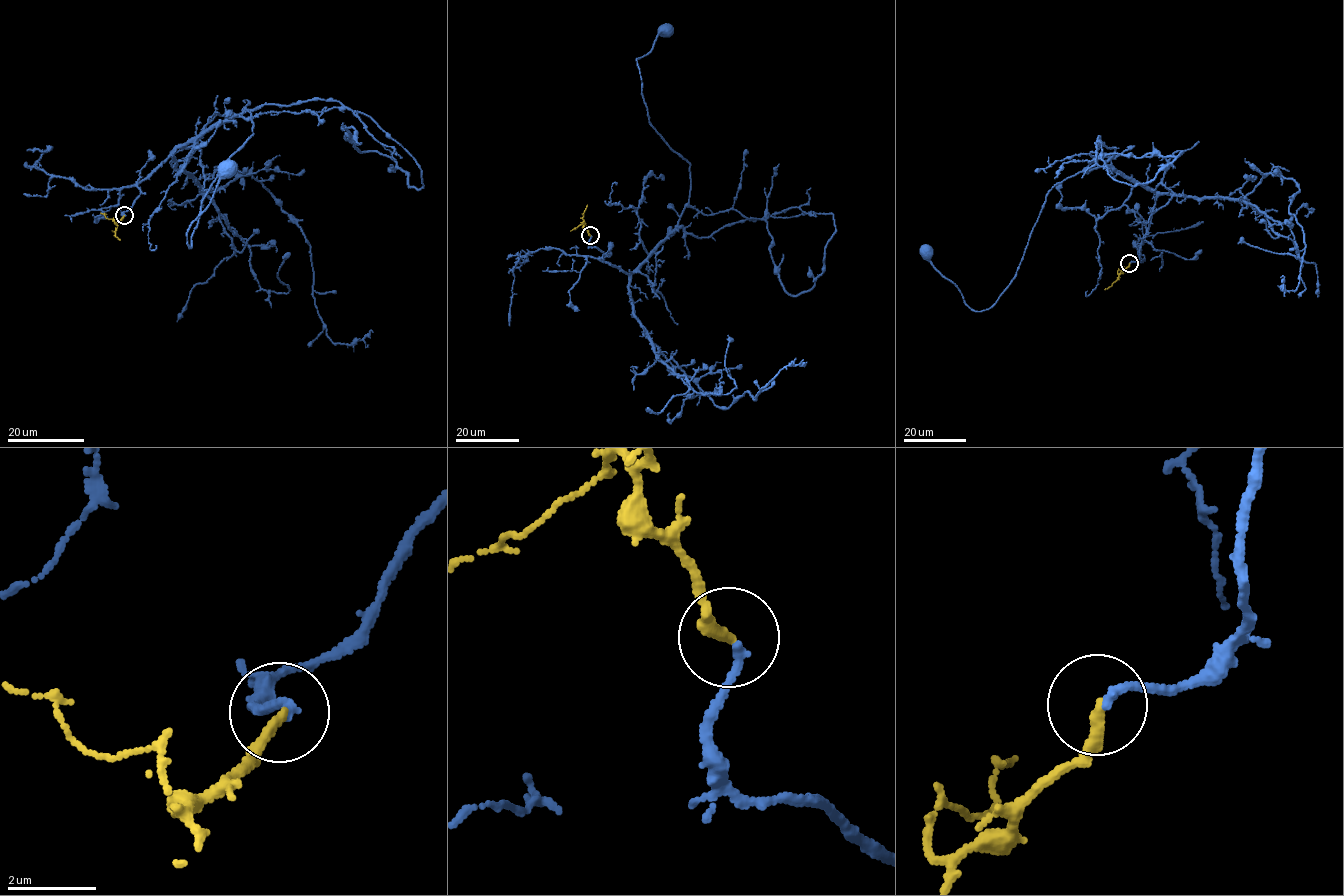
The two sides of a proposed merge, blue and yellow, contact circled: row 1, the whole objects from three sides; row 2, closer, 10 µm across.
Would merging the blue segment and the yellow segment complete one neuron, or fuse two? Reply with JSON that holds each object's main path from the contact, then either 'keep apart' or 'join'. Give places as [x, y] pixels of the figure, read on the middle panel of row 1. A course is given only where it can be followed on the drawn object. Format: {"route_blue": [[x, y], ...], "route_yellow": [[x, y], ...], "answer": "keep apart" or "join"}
{"route_blue": [[590, 236], [603, 261], [629, 274], [673, 230], [688, 202], [690, 165], [650, 123], [636, 59], [665, 28]], "route_yellow": [[590, 236], [582, 219], [587, 205]], "answer": "join"}

